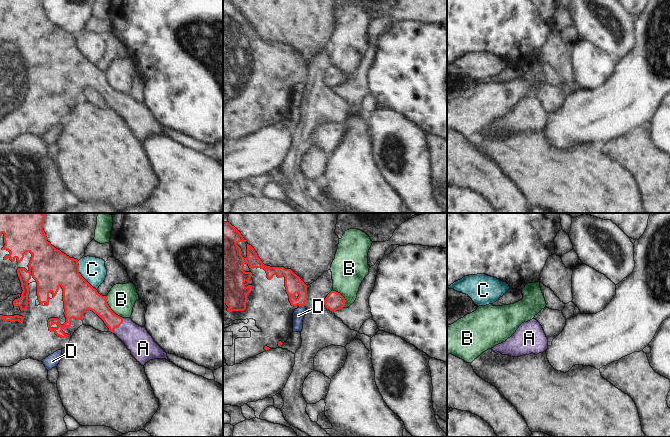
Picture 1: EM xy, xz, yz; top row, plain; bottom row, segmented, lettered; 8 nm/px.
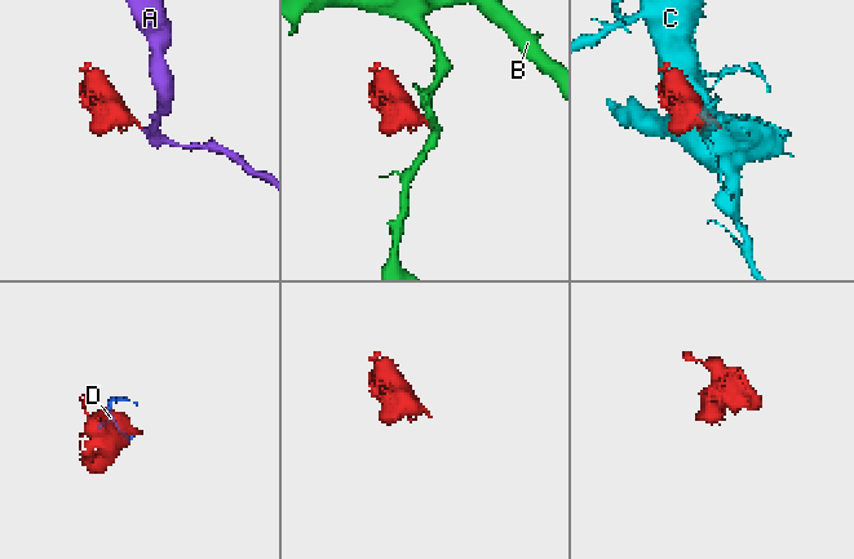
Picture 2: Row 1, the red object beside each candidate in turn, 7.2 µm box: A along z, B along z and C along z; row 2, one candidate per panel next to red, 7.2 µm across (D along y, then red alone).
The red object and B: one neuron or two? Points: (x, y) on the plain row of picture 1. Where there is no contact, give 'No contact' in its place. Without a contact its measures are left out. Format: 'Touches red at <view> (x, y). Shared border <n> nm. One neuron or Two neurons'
Touches red at xy (110, 84). Shared border 220 nm. Two neurons

